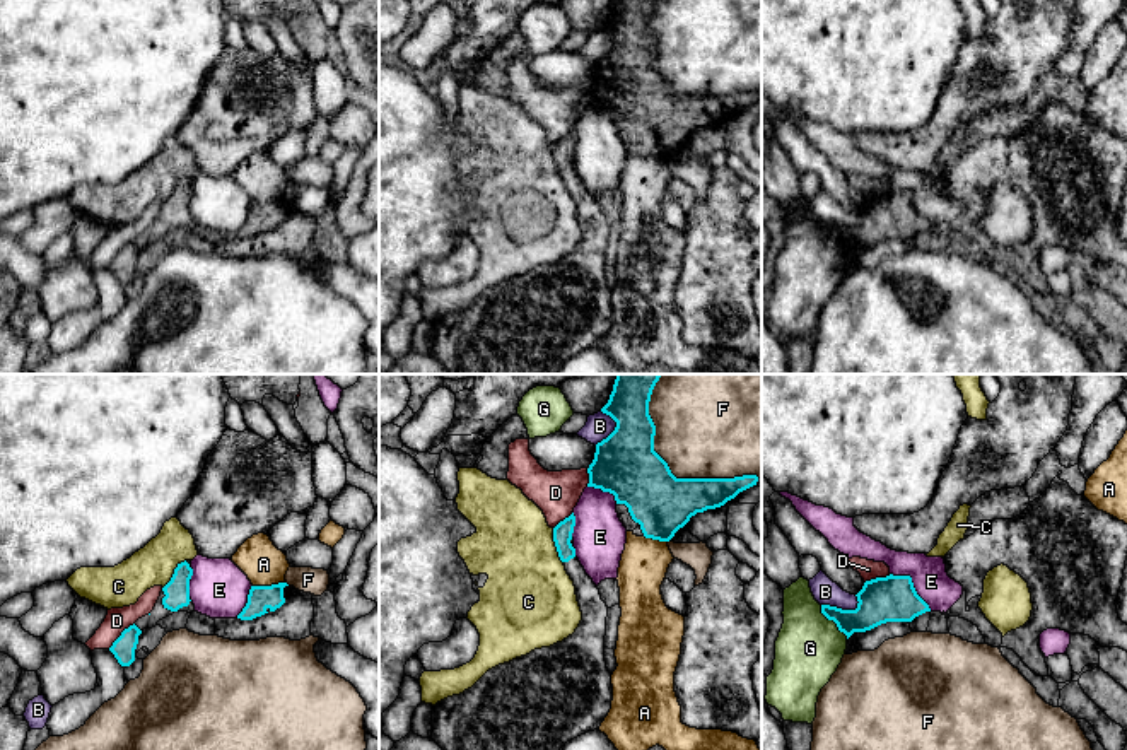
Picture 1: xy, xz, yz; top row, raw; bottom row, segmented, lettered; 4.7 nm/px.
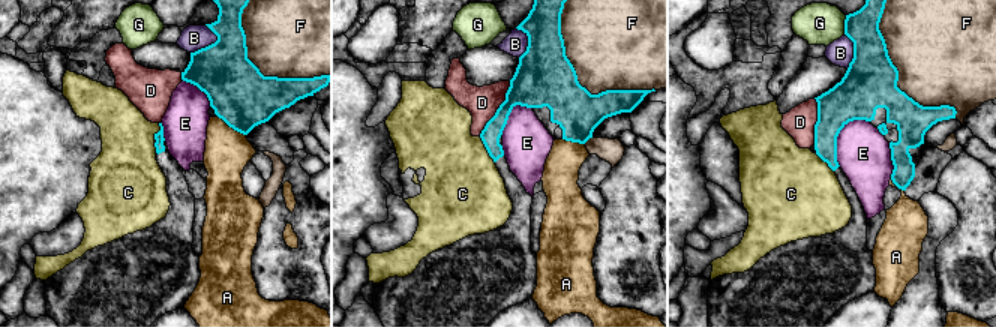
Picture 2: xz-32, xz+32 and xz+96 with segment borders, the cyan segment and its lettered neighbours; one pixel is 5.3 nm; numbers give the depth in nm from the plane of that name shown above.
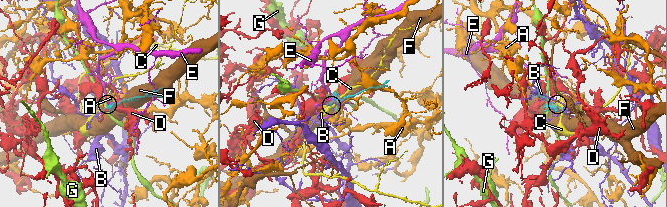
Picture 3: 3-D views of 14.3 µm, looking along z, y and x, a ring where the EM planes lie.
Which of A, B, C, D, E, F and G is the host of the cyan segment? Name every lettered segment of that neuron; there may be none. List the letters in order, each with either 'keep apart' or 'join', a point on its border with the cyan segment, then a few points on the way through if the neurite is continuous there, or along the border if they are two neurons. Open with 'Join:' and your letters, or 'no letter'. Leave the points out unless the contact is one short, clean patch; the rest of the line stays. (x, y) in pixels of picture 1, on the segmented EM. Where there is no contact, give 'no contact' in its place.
Join: no letter
A: keep apart; contact xy (268, 586)
B: keep apart; contact yz (840, 609)
C: keep apart; contact xz (555, 545); border xz (552, 528), (555, 550), (562, 562)
D: keep apart; contact xy (122, 634)
E: keep apart; contact yz (912, 585)
F: keep apart; contact xz (668, 467)
G: keep apart; contact yz (832, 619)

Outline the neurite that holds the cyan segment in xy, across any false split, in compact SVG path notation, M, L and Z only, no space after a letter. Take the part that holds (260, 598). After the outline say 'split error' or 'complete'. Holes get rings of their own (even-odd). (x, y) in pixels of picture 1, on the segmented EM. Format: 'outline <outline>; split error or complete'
outline M278 583L272 586L251 586L248 595L248 603L242 612L237 615L241 620L253 620L268 612L275 612L285 603L283 588L287 583Z; complete

